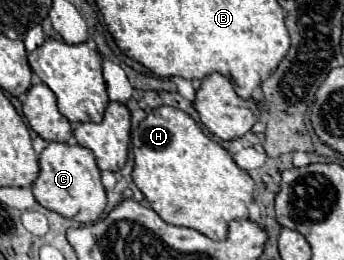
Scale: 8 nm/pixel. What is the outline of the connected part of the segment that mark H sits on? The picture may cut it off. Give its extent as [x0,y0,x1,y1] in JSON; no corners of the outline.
[132,107,256,241]

